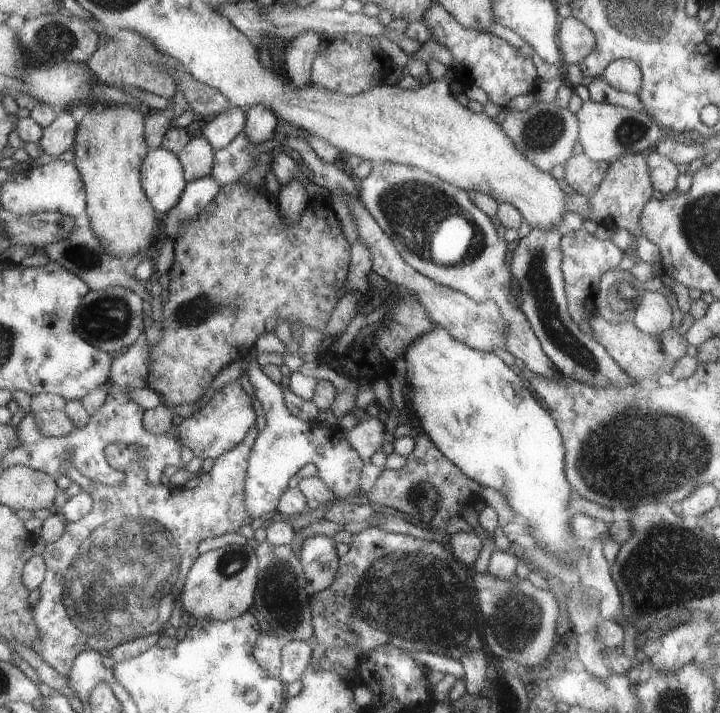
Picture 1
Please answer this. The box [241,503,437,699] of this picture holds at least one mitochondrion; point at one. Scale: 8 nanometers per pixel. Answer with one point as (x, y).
(280, 589)

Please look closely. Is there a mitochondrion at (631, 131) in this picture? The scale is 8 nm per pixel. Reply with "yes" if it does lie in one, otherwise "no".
yes

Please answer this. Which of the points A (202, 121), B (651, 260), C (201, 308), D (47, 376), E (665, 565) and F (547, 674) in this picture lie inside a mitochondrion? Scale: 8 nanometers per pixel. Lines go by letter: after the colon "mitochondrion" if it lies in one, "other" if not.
A: other
B: other
C: mitochondrion
D: other
E: mitochondrion
F: other

